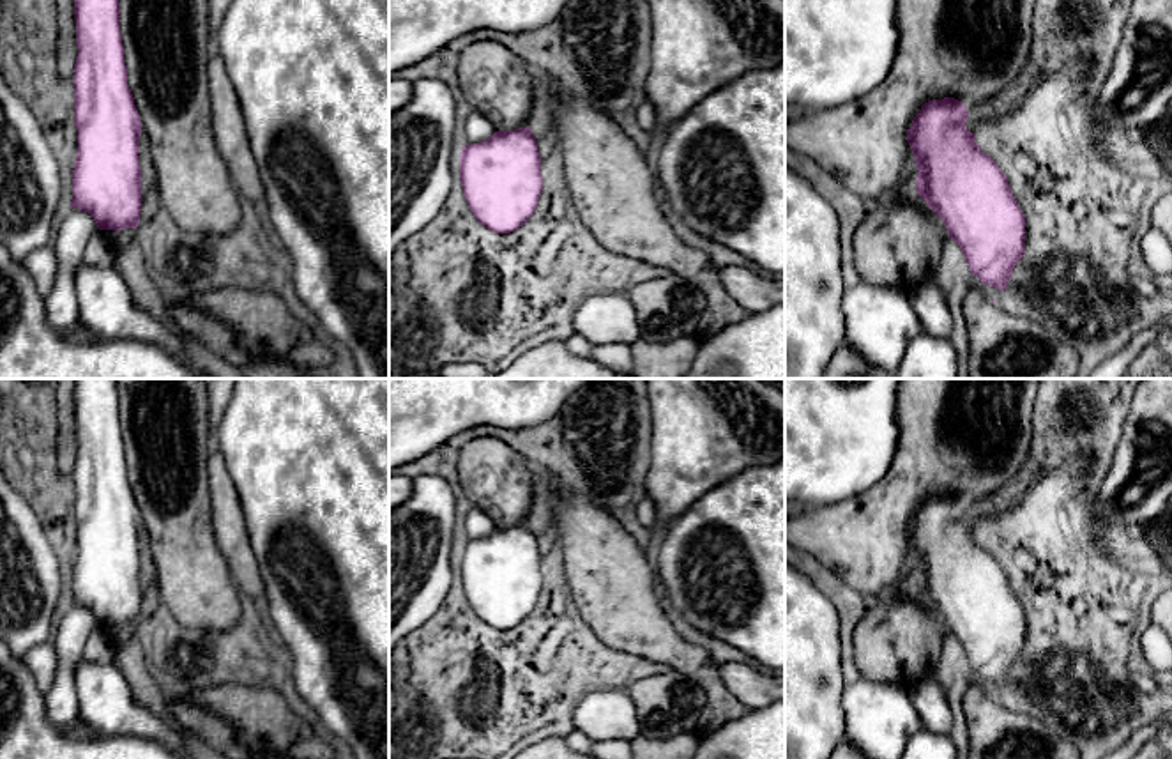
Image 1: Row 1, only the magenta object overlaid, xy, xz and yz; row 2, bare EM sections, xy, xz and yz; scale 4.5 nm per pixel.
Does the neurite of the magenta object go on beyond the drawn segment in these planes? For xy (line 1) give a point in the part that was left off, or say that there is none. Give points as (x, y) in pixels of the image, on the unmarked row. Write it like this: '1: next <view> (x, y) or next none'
1: next none

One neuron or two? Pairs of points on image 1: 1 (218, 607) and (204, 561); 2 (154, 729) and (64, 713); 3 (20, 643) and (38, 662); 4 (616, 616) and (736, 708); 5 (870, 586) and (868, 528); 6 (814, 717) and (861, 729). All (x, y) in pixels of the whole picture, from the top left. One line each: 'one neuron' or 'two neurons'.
1: one neuron
2: two neurons
3: two neurons
4: one neuron
5: one neuron
6: two neurons

